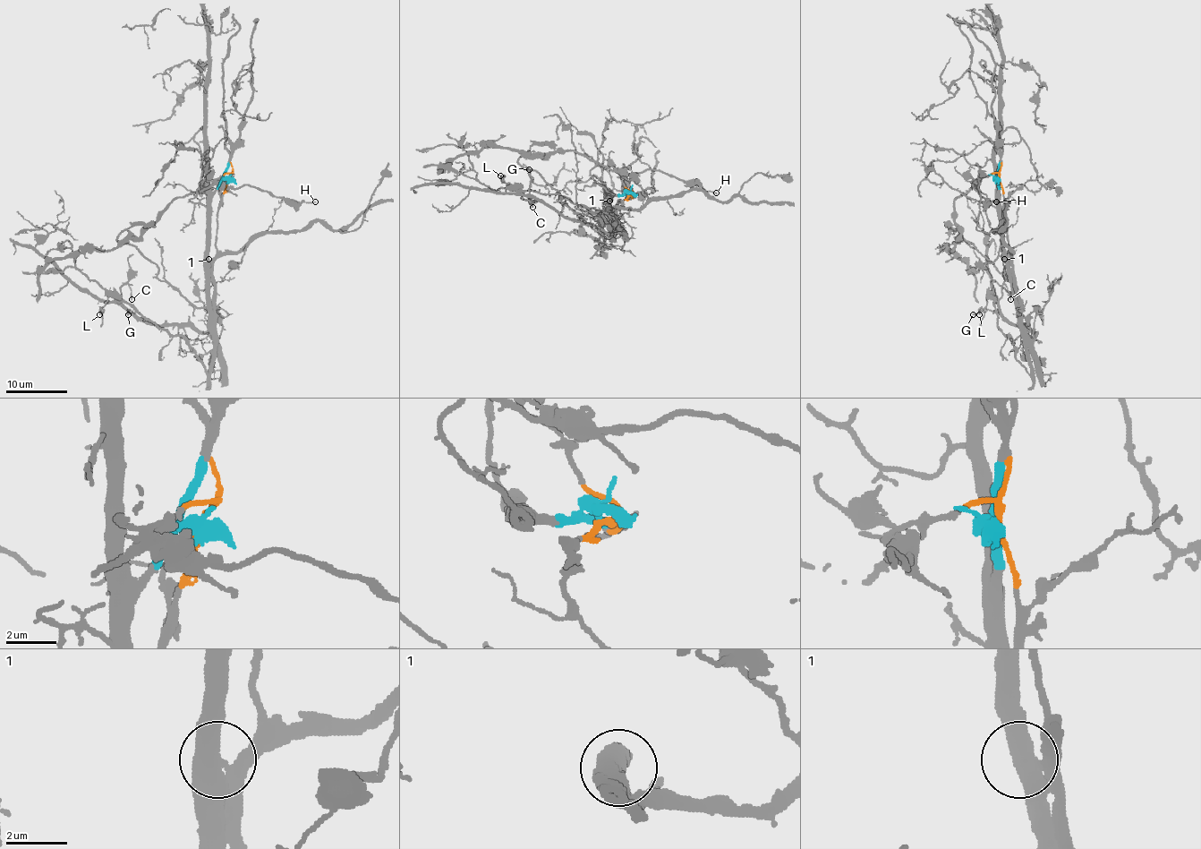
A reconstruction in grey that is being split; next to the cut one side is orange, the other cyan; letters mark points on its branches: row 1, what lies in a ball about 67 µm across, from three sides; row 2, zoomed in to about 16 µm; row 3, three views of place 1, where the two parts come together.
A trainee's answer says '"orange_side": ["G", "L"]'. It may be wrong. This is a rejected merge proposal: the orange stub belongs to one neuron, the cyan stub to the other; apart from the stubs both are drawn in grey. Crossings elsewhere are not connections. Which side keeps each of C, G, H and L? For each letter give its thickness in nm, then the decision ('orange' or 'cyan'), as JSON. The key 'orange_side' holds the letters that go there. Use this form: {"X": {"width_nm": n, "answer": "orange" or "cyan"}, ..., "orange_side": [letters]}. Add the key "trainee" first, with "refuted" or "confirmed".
{"trainee": "refuted", "C": {"width_nm": 160, "answer": "cyan"}, "G": {"width_nm": 170, "answer": "cyan"}, "H": {"width_nm": 150, "answer": "orange"}, "L": {"width_nm": 70, "answer": "orange"}, "orange_side": ["H", "L"]}

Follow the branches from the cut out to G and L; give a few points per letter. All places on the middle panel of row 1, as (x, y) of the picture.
G: (629, 195), (609, 200), (614, 228), (601, 232), (563, 218), (537, 201), (529, 193), (529, 168)
L: (629, 196), (617, 173), (572, 150), (524, 157), (481, 147), (447, 164), (490, 189), (509, 183), (500, 176)

